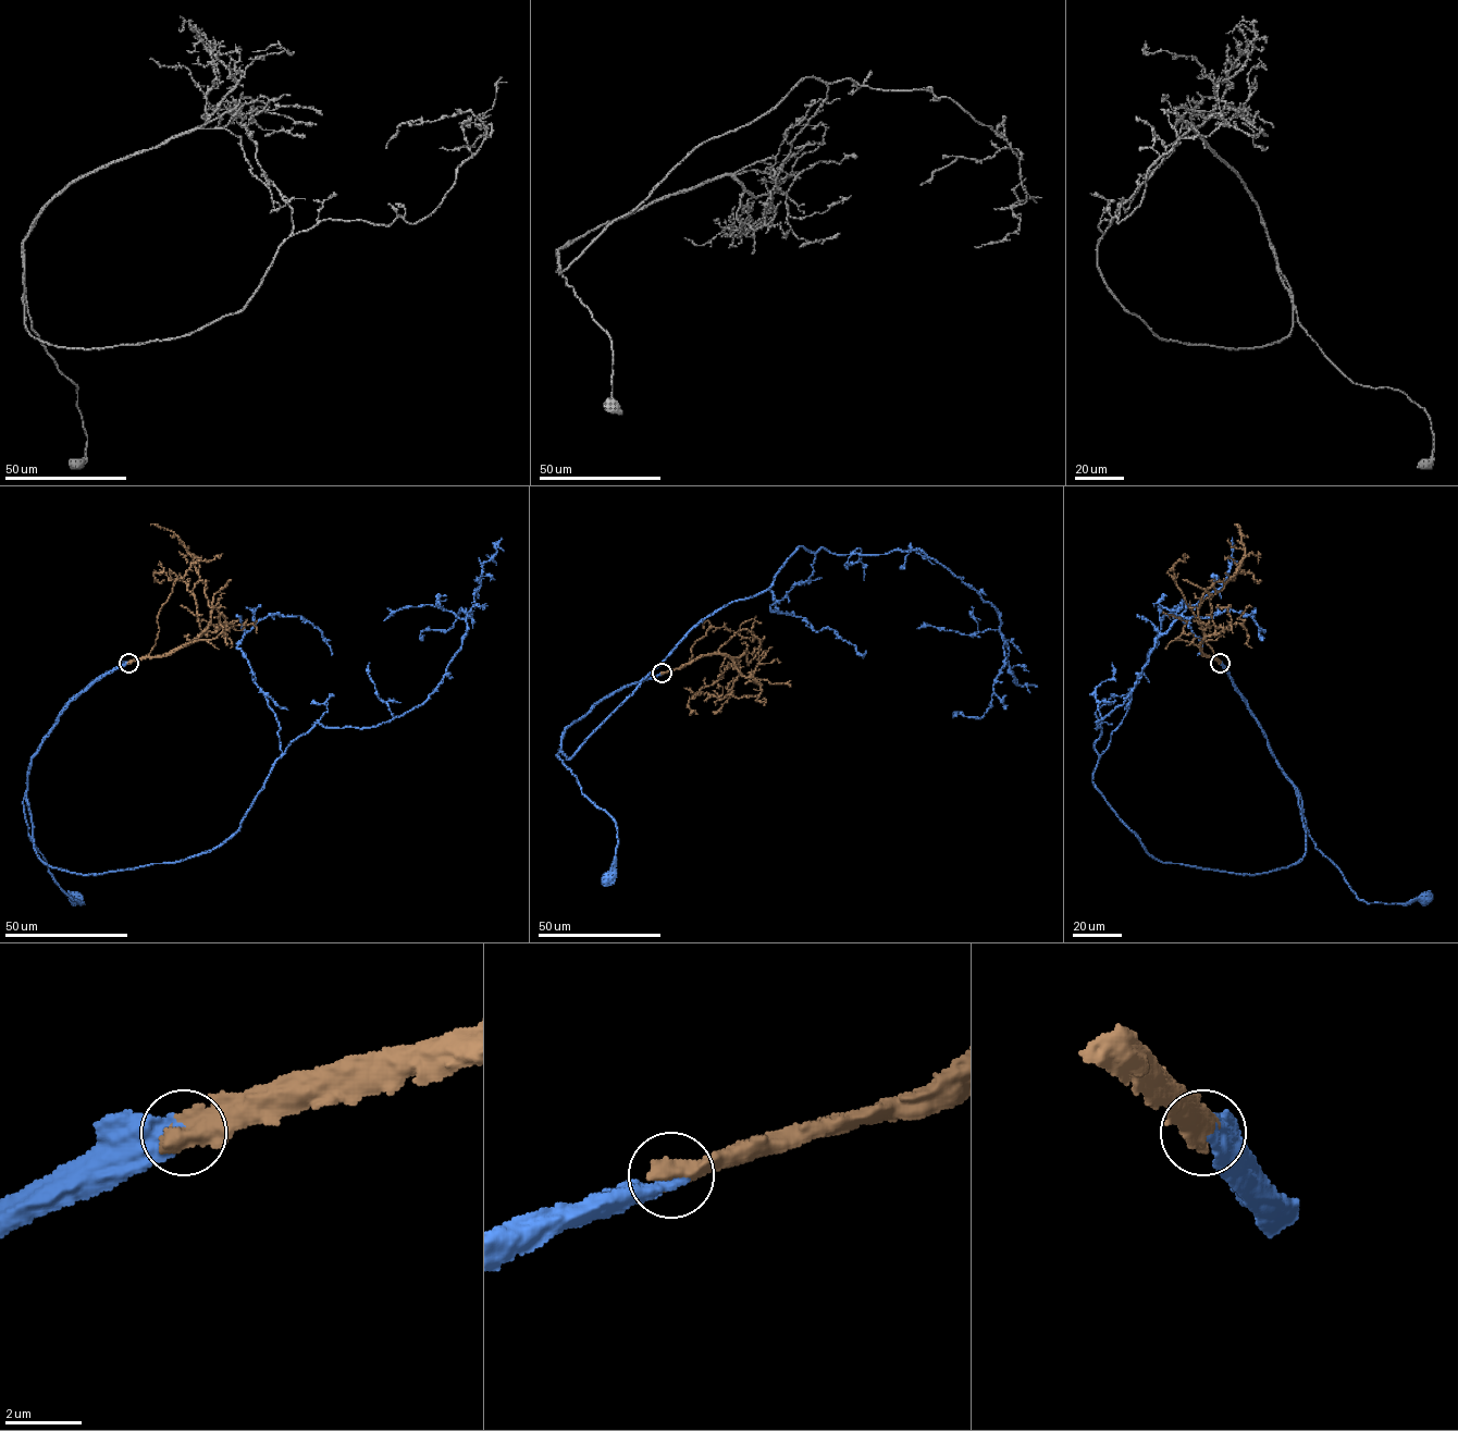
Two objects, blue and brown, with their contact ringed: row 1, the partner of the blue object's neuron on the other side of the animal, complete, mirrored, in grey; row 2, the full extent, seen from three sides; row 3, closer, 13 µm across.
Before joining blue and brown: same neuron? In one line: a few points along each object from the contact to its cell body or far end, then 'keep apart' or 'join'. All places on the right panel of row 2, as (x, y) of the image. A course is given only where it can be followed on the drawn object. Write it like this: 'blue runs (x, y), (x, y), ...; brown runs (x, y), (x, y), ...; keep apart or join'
blue runs (1220, 662), (1267, 738), (1276, 763), (1297, 788), (1316, 848), (1338, 868), (1360, 900), (1387, 903), (1423, 899); brown runs (1220, 662), (1202, 652), (1198, 614), (1203, 593), (1226, 581), (1244, 556), (1239, 527), (1234, 525); join

